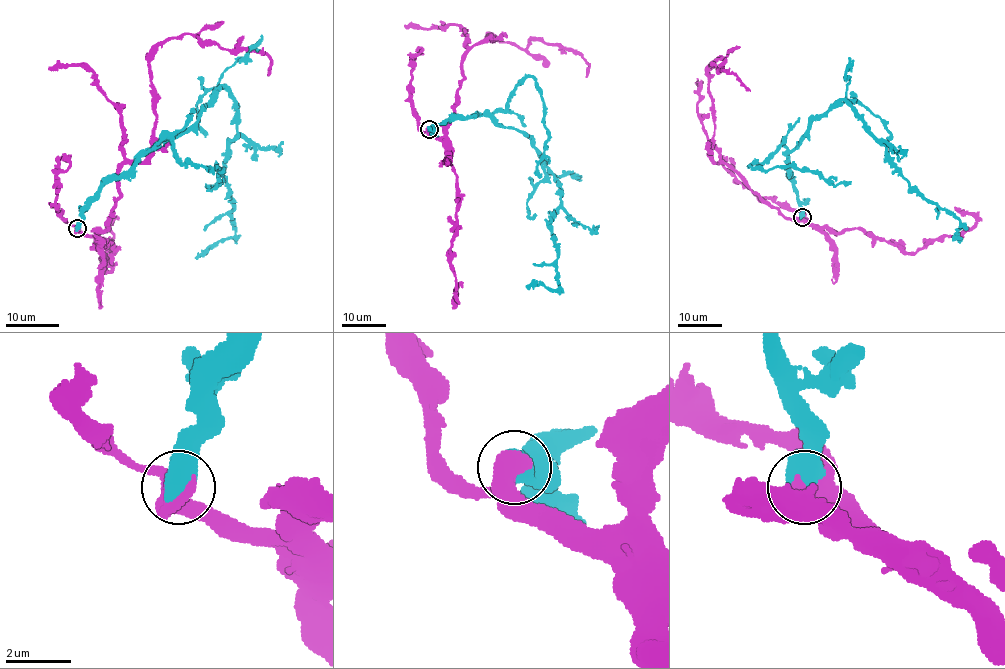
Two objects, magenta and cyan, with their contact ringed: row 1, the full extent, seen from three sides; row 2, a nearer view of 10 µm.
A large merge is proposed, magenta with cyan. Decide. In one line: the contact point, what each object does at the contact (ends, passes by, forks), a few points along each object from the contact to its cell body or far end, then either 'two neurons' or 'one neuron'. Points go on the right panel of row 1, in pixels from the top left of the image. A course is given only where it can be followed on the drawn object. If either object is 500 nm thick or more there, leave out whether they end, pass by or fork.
place (802, 217); course magenta (801, 217), (810, 223), (785, 217), (713, 159), (708, 68), (721, 56), (713, 64), (750, 91); course cyan (801, 217), (788, 155), (813, 120), (842, 99), (885, 147), (885, 158), (909, 185), (962, 223), (960, 241); one neuron

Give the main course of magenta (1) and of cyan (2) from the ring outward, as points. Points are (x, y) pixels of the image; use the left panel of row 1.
1: (78, 228), (90, 236), (107, 228), (117, 170), (151, 150), (156, 48), (194, 34), (265, 54), (267, 75)
2: (77, 228), (81, 210), (105, 184), (190, 127), (222, 86), (236, 122), (223, 174), (235, 233), (195, 257)

